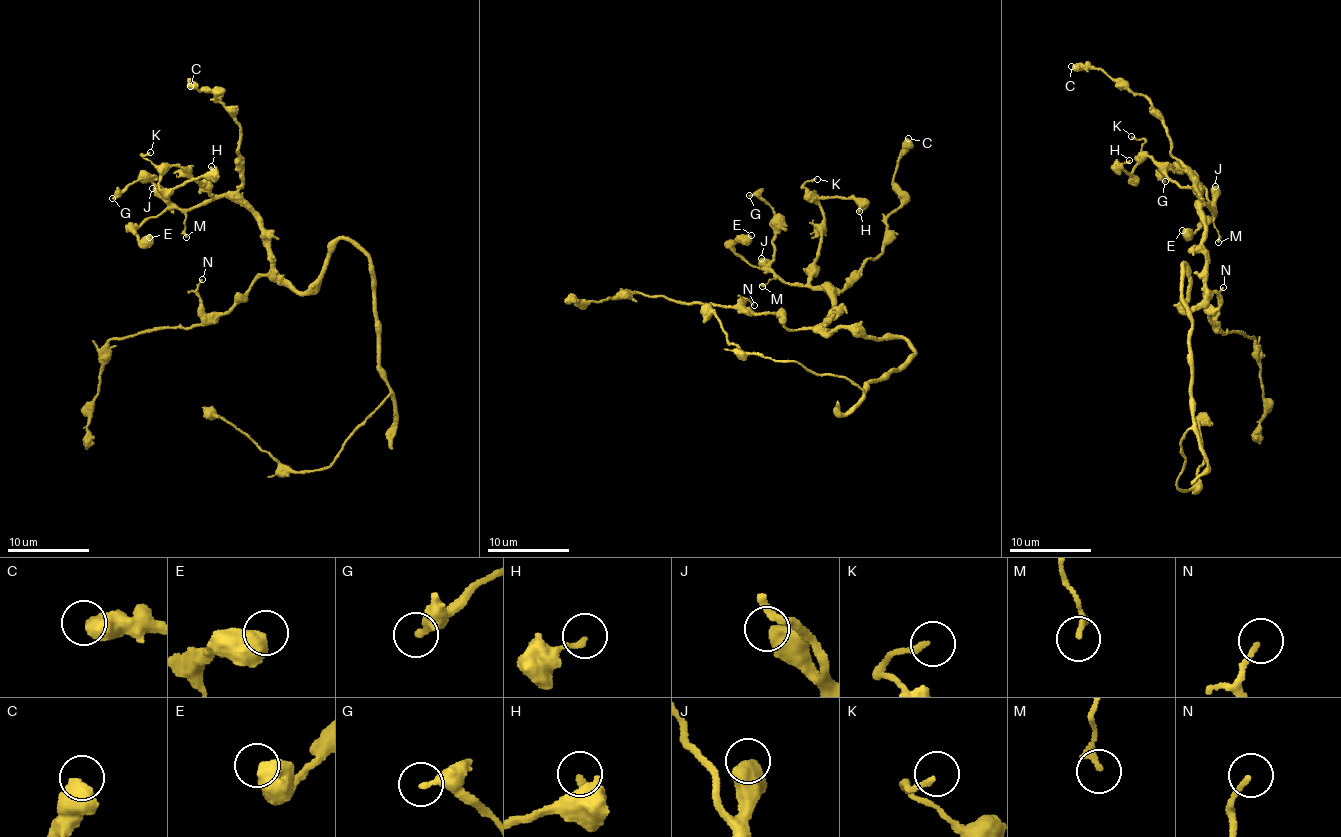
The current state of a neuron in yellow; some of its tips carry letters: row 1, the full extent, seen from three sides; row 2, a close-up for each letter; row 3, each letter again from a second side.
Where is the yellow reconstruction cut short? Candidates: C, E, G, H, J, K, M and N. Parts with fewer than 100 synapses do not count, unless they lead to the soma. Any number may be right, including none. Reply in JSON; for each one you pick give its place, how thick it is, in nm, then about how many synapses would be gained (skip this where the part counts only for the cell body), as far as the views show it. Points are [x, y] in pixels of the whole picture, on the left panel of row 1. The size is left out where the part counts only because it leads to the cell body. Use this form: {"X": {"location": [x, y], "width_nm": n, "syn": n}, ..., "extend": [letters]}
{"extend": []}

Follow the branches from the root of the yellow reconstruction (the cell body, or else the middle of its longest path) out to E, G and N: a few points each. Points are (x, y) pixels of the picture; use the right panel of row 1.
E: (1183, 264), (1189, 280), (1183, 310), (1205, 296), (1207, 230), (1200, 207), (1216, 209), (1209, 222), (1182, 230)
G: (1183, 264), (1183, 310), (1205, 296), (1200, 207), (1214, 209), (1191, 171), (1169, 169), (1165, 181)
N: (1183, 264), (1189, 280), (1183, 310), (1216, 293), (1221, 303), (1209, 316), (1218, 321), (1223, 287)

